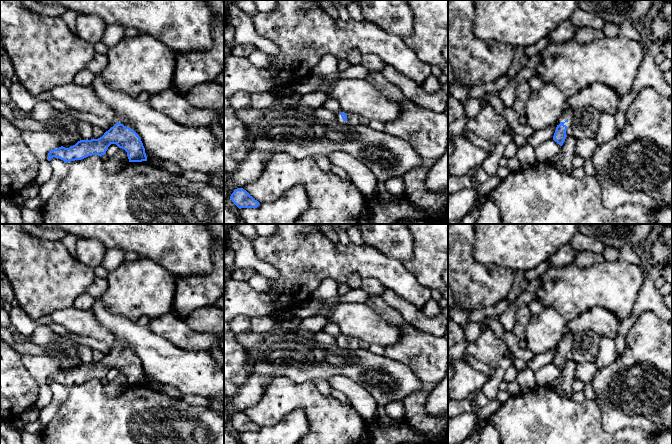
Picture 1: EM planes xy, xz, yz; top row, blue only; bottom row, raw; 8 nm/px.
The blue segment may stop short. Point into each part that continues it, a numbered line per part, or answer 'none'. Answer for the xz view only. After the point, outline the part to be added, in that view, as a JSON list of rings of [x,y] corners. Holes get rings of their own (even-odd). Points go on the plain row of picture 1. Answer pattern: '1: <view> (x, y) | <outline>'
1: xz (352, 343) | [[[339,334],[336,337],[336,345],[340,348],[353,349],[353,350],[356,350],[359,348],[369,349],[370,347],[370,344],[368,344],[367,342],[364,342],[359,338],[345,336],[343,334]]]

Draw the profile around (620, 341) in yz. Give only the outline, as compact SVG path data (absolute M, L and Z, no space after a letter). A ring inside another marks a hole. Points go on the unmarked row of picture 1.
M619 336L615 339L618 354L620 355L626 348L626 336Z

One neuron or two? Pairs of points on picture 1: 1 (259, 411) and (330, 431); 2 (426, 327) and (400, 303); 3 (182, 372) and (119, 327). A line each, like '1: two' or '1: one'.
1: one
2: one
3: one

